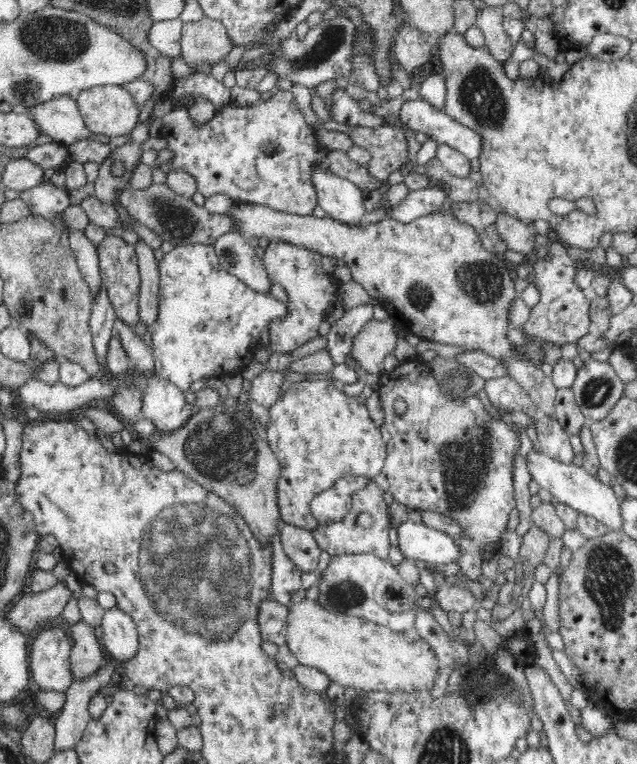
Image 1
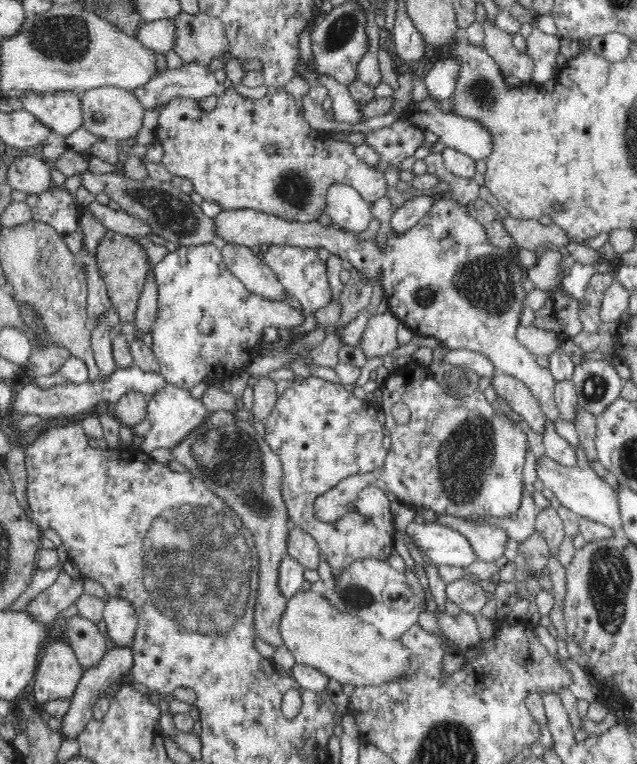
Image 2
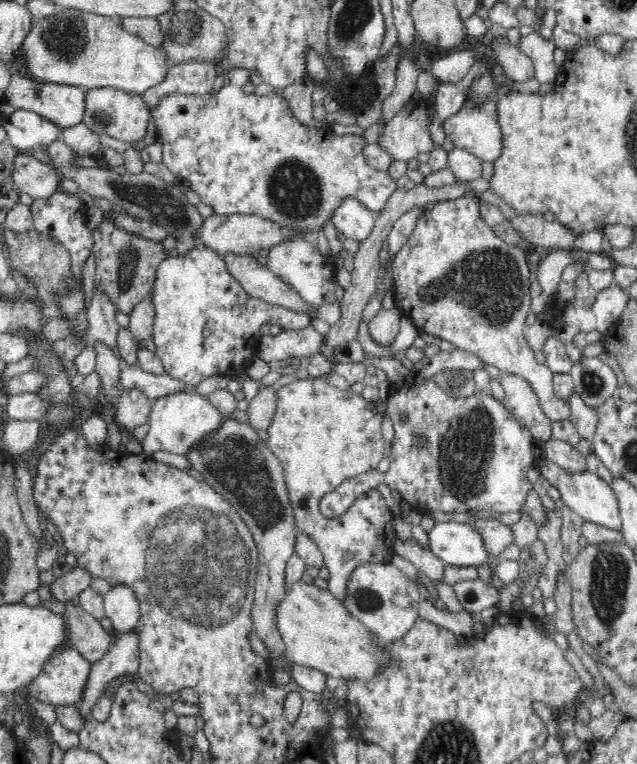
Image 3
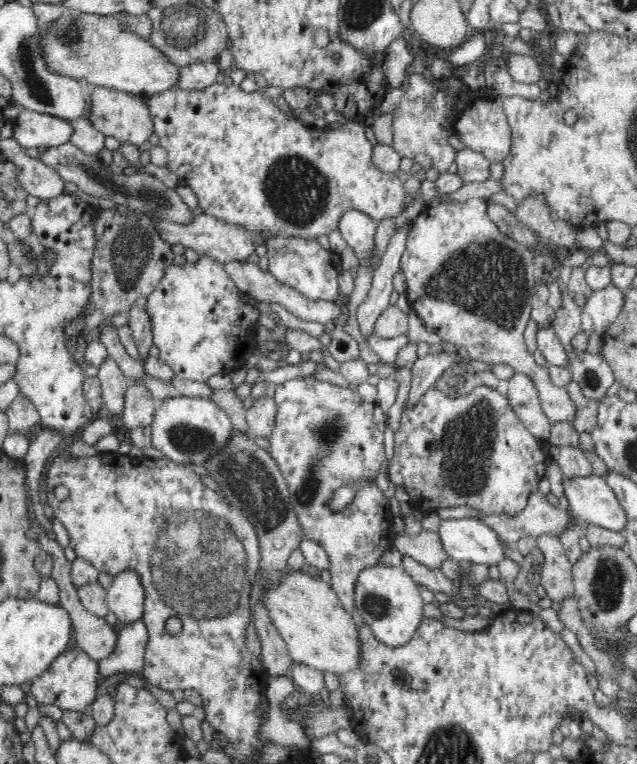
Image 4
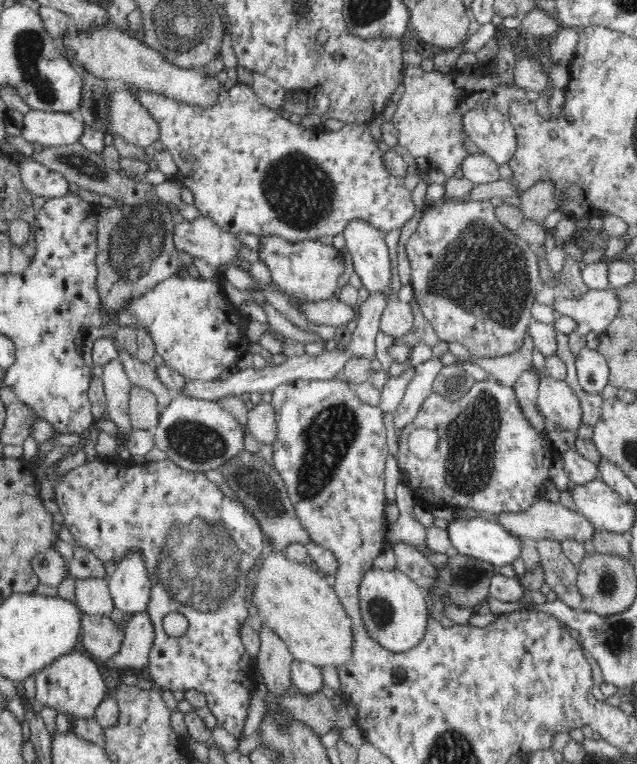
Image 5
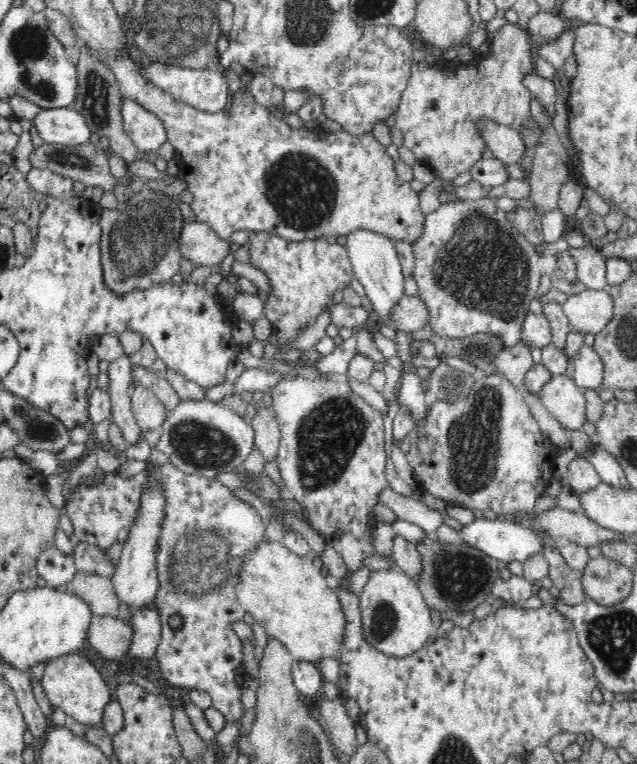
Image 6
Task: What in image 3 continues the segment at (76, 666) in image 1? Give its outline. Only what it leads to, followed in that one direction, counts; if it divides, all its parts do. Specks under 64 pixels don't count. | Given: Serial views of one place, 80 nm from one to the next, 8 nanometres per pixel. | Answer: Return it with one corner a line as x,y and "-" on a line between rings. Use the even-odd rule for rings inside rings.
76,600
66,604
65,612
66,624
68,624
66,628
67,639
70,640
70,646
76,648
82,657
90,661
90,664
102,659
109,652
112,640
115,637
112,632
102,626
101,620
93,618
78,606

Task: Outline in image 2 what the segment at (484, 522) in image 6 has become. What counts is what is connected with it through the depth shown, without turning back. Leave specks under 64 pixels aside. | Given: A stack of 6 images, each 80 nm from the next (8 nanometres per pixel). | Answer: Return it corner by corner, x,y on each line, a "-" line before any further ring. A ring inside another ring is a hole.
412,521
404,529
428,560
437,566
467,567
477,560
468,537
448,525

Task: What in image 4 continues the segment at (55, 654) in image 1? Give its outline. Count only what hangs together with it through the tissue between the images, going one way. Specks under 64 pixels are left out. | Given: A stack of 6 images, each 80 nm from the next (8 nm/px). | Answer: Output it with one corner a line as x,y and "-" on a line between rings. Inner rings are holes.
75,647
60,654
40,676
31,680
31,694
36,702
54,704
63,712
87,712
101,693
103,690
98,682
98,661

